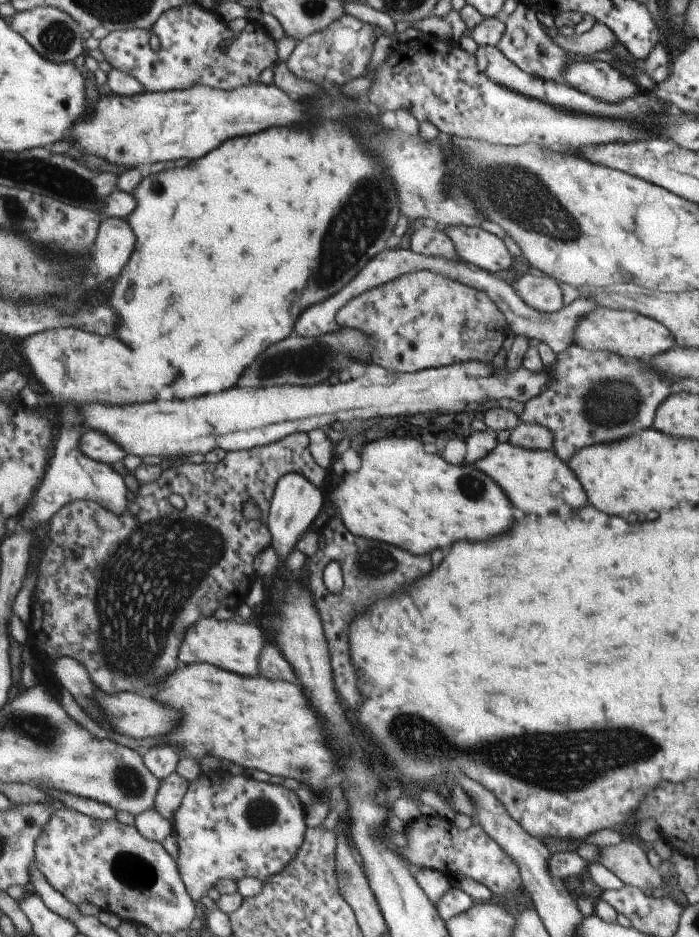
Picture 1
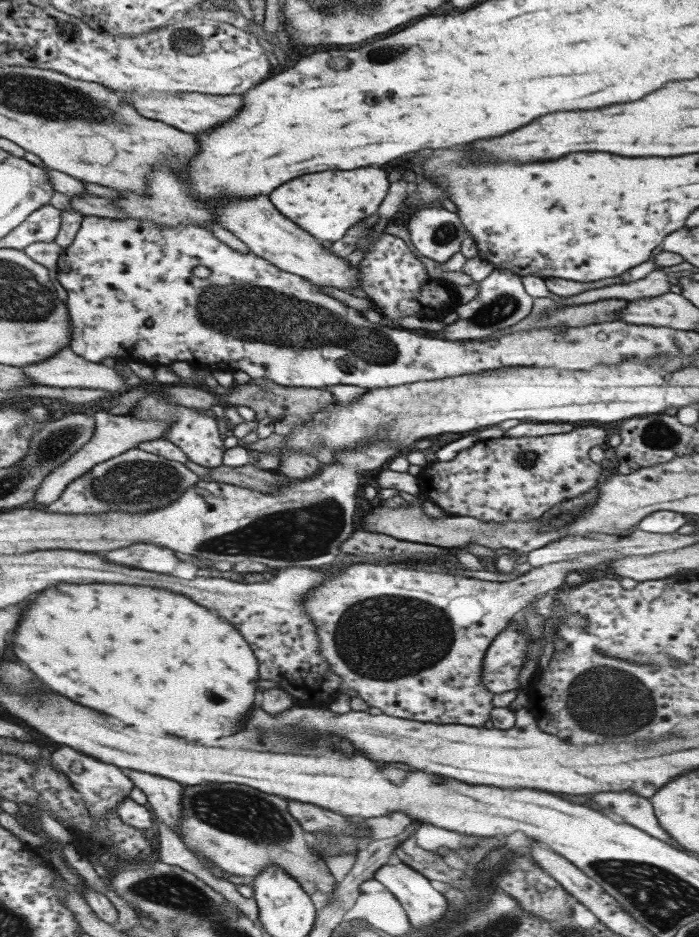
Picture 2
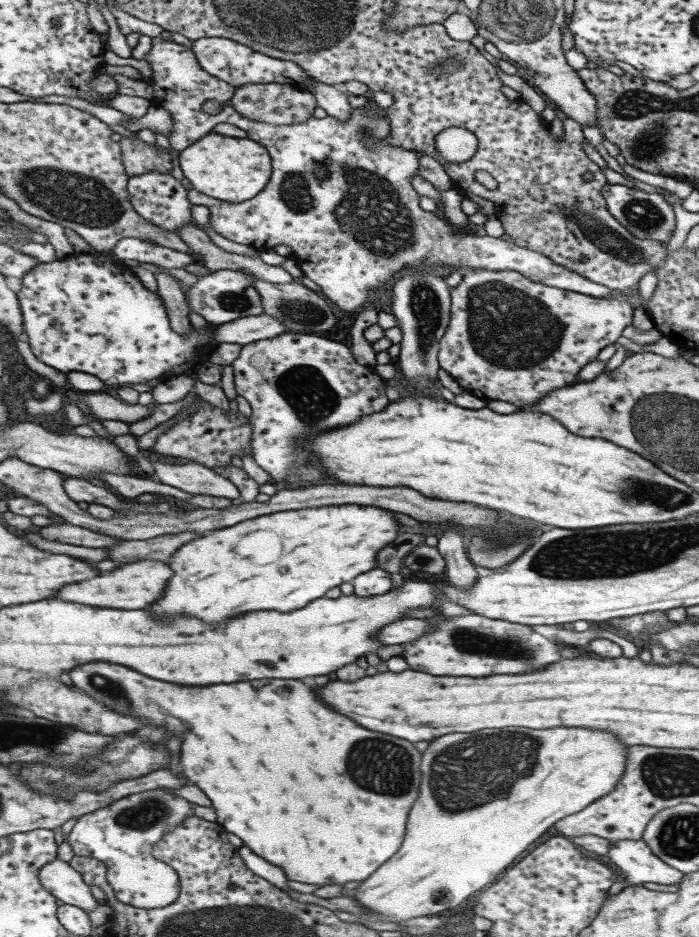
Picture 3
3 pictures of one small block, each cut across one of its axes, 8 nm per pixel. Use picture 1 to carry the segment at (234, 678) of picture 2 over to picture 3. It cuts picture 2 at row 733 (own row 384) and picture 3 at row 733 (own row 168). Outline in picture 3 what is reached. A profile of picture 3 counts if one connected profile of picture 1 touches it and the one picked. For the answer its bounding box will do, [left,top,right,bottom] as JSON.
[70,662,421,888]

